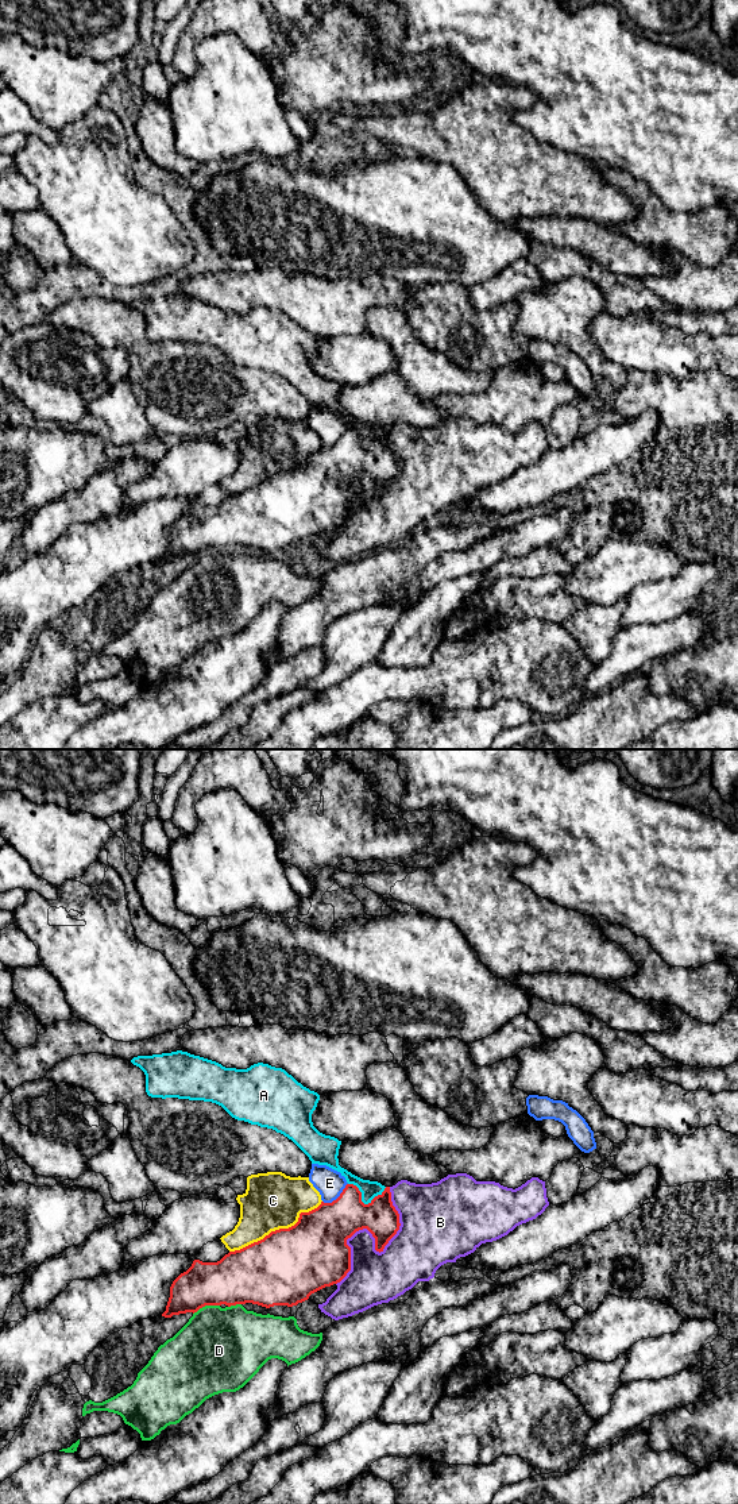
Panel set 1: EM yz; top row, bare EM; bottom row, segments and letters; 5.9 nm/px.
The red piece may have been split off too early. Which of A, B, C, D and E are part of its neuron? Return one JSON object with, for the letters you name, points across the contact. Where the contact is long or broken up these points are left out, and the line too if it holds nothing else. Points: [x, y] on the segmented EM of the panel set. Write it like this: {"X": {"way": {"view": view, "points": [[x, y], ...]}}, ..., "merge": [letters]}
{"merge": []}

